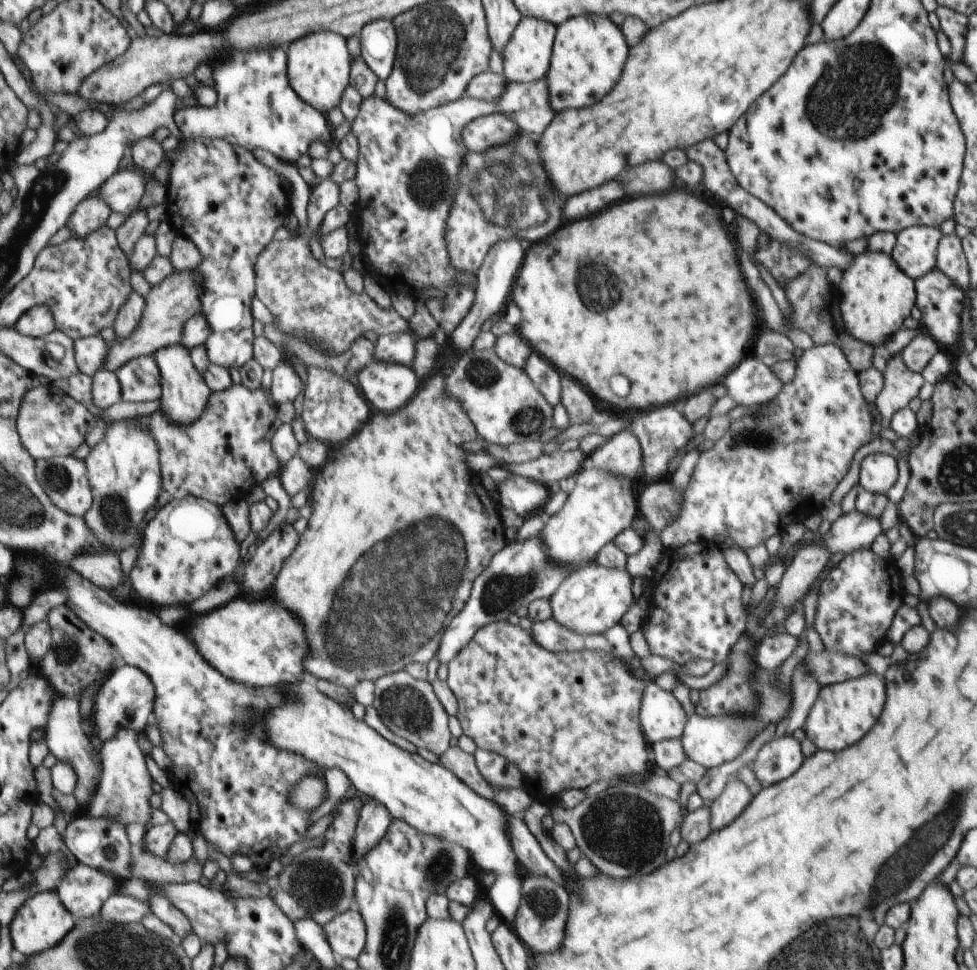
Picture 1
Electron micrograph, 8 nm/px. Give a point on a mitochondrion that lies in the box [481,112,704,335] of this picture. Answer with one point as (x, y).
(598, 290)

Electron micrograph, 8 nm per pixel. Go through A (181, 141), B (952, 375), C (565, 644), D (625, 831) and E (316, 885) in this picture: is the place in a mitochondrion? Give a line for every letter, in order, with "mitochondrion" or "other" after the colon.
A: other
B: other
C: other
D: mitochondrion
E: mitochondrion

